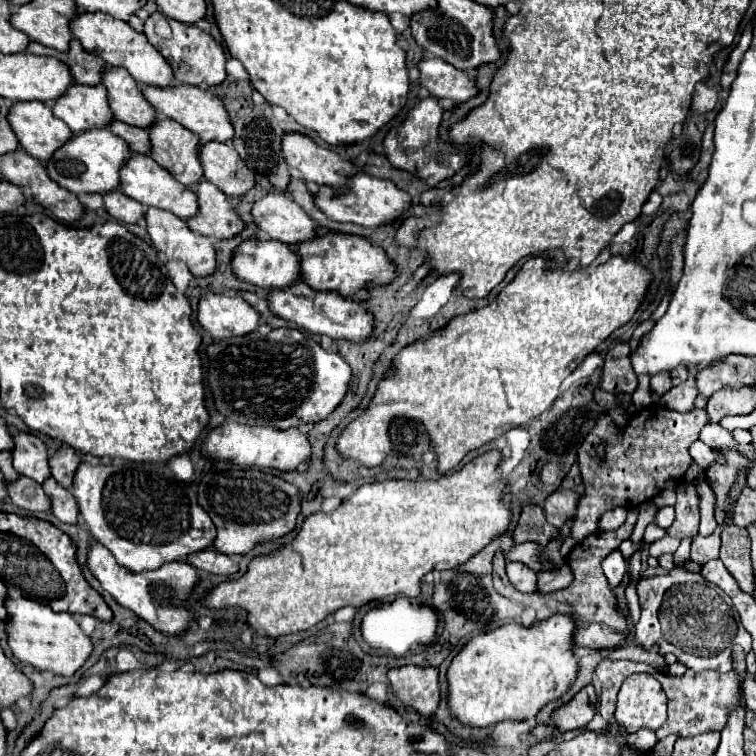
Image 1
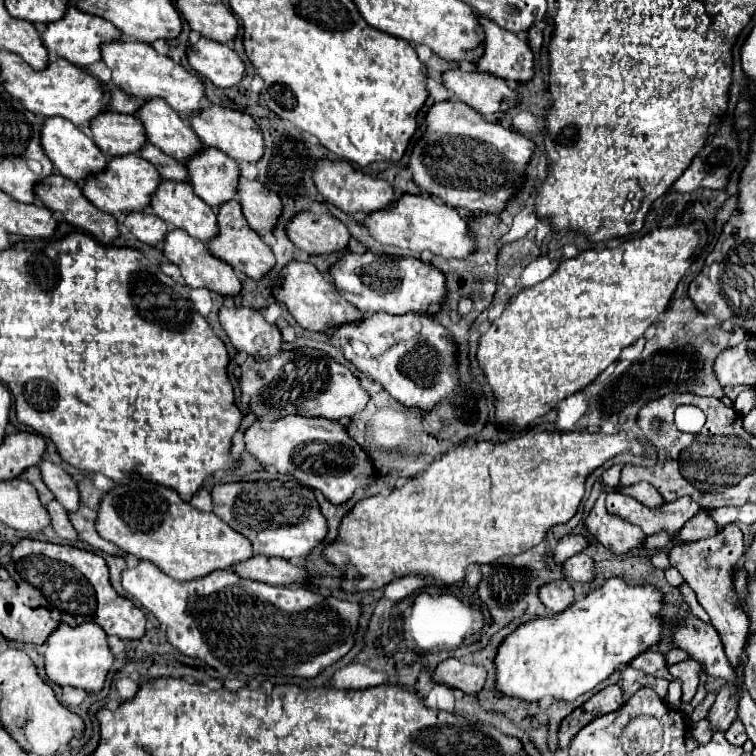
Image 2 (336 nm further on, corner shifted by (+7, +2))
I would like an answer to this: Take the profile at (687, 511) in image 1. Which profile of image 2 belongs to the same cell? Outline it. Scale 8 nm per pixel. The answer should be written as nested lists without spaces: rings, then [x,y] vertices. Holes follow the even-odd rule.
[[[727,524],[725,530],[719,530],[715,536],[703,538],[699,542],[677,544],[669,552],[671,566],[675,566],[685,578],[685,582],[693,588],[693,592],[697,594],[697,602],[705,608],[713,628],[719,632],[725,654],[731,660],[733,668],[735,664],[739,664],[747,640],[747,612],[739,596],[735,596],[737,592],[733,586],[733,574],[741,566],[744,554],[744,536],[737,524]]]

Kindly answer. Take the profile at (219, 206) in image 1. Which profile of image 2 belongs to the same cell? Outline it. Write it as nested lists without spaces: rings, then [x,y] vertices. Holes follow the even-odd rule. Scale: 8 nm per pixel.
[[[237,200],[227,202],[219,208],[217,224],[219,224],[219,236],[215,240],[211,240],[211,244],[207,244],[209,252],[215,258],[231,264],[235,270],[243,272],[245,276],[249,276],[253,280],[261,280],[265,274],[269,274],[275,268],[275,256],[273,256],[271,248],[265,246],[265,242],[261,240],[261,236],[255,230],[251,230],[251,226],[247,224],[247,220],[241,212],[241,204]]]

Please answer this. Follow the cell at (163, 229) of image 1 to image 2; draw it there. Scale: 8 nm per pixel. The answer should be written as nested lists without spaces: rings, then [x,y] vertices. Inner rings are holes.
[[[171,230],[171,232],[167,234],[167,238],[165,238],[163,254],[169,258],[169,262],[173,262],[173,264],[179,266],[181,276],[185,278],[185,282],[187,282],[189,288],[207,288],[207,290],[217,292],[217,294],[221,294],[221,296],[237,296],[237,294],[241,292],[241,280],[239,280],[239,276],[235,274],[235,270],[233,270],[227,262],[215,258],[215,256],[207,250],[207,246],[205,246],[203,242],[187,236],[187,232]]]

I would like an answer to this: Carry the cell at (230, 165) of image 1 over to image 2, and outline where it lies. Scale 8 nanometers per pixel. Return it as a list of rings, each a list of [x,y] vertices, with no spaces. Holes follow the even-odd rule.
[[[239,180],[239,204],[243,208],[243,214],[249,222],[249,226],[259,234],[265,236],[267,232],[273,232],[279,216],[283,214],[281,198],[265,188],[257,180]]]

